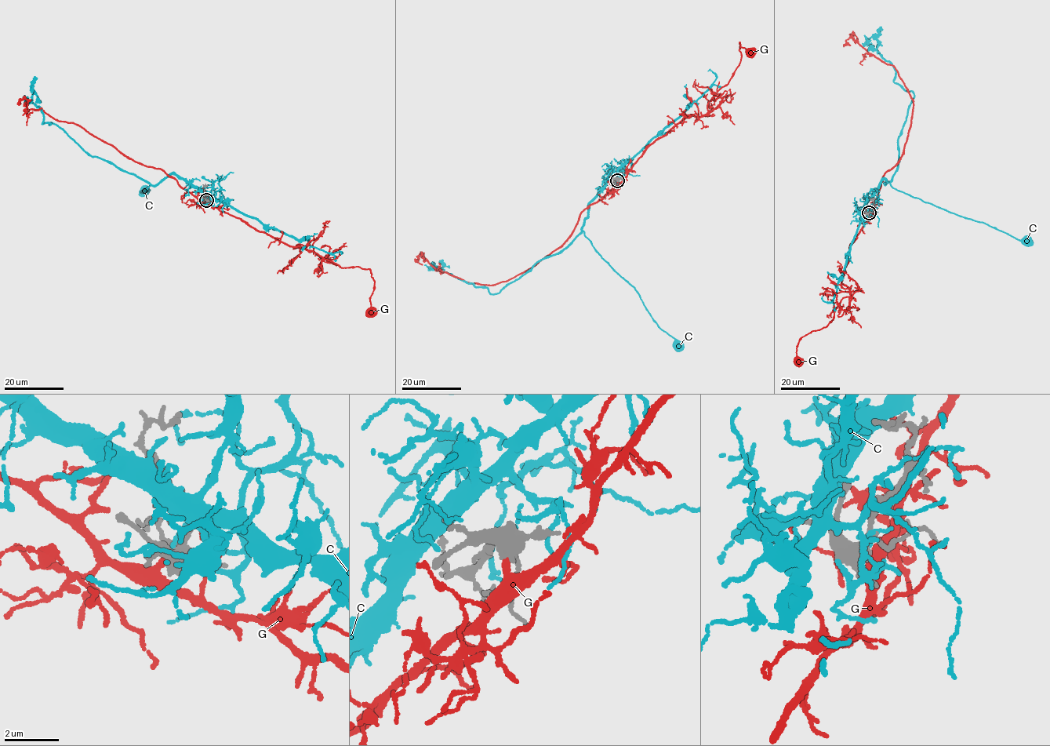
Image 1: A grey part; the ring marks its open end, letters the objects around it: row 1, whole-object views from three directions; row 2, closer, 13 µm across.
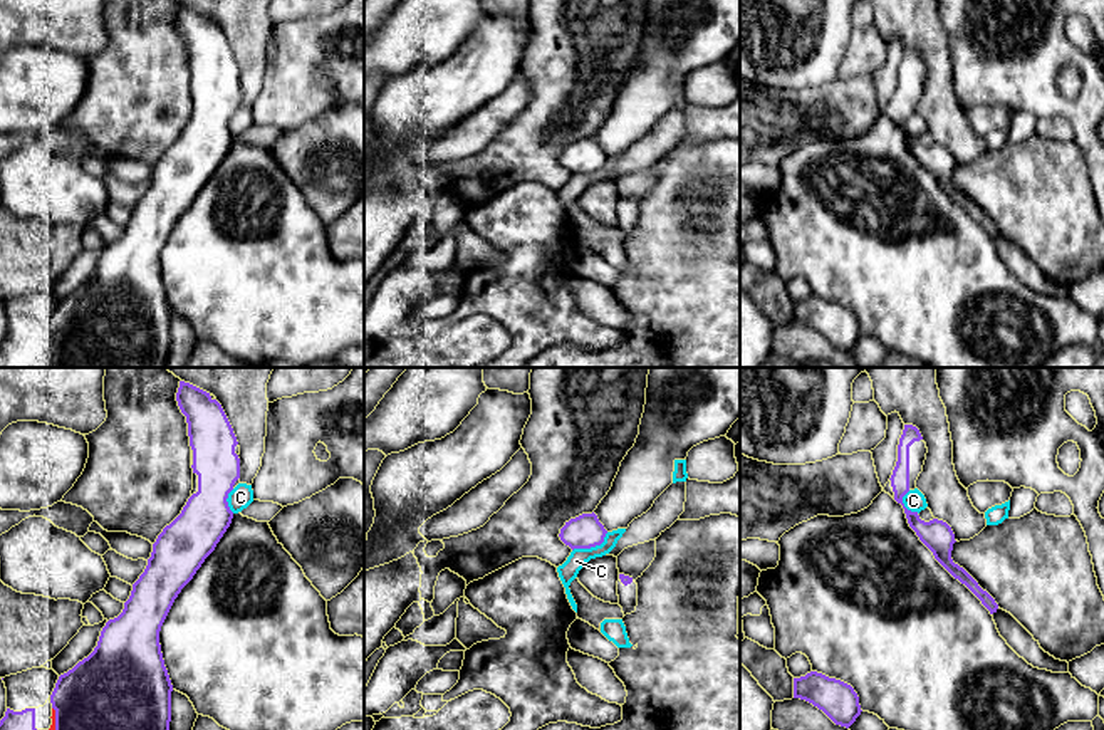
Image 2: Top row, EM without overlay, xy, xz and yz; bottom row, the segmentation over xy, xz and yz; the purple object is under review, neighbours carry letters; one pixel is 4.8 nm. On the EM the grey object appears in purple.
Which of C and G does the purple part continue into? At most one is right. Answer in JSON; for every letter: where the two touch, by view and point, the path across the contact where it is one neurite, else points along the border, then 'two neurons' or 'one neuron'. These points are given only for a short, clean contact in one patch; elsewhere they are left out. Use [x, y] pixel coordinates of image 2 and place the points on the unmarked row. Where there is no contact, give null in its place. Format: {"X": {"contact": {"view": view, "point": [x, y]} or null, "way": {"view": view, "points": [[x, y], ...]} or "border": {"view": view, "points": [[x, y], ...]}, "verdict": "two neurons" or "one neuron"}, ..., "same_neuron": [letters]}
{"C": {"contact": {"view": "xz", "point": [591, 170]}, "border": {"view": "xz", "points": [[608, 156], [599, 168], [572, 175]]}, "verdict": "two neurons"}, "G": {"contact": {"view": "xy", "point": [56, 349]}, "verdict": "one neuron"}, "same_neuron": ["G"]}

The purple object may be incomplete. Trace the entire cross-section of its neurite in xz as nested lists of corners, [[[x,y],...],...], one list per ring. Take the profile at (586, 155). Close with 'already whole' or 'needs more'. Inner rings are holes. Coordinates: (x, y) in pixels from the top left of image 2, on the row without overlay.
[[[582,138],[575,143],[570,143],[565,146],[565,149],[560,153],[560,164],[574,173],[591,173],[596,169],[601,169],[604,166],[607,154],[599,146],[597,139],[592,138]]]; already whole

